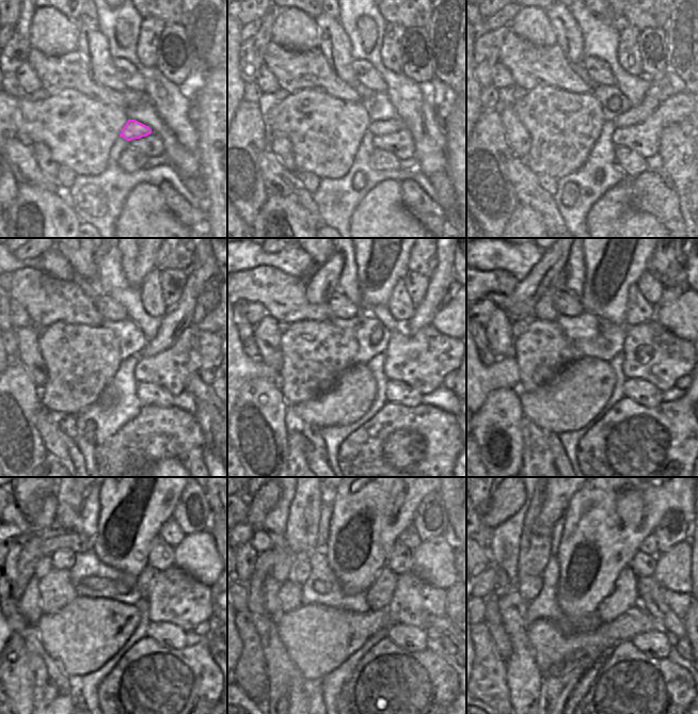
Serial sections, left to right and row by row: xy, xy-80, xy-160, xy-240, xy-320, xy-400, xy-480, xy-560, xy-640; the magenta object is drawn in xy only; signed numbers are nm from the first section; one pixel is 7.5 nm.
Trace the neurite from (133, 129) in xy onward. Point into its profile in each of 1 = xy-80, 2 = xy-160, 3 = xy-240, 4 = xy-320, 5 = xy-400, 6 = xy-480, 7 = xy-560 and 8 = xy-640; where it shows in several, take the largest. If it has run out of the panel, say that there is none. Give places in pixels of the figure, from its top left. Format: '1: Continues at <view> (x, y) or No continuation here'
1: Continues at xy-80 (377, 128)
2: Continues at xy-160 (634, 115)
3: Continues at xy-240 (178, 318)
4: Continues at xy-320 (443, 276)
5: Continues at xy-400 (669, 294)
6: No continuation here
7: No continuation here
8: No continuation here.

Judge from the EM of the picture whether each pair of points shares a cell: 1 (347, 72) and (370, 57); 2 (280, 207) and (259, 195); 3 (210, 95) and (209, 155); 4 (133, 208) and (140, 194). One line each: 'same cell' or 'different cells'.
1: different cells
2: different cells
3: same cell
4: same cell

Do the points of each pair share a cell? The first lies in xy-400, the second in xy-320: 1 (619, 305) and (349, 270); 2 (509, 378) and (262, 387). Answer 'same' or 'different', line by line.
1: different
2: different

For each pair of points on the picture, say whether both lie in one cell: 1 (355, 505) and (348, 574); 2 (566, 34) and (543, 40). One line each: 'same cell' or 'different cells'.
1: same cell
2: different cells

